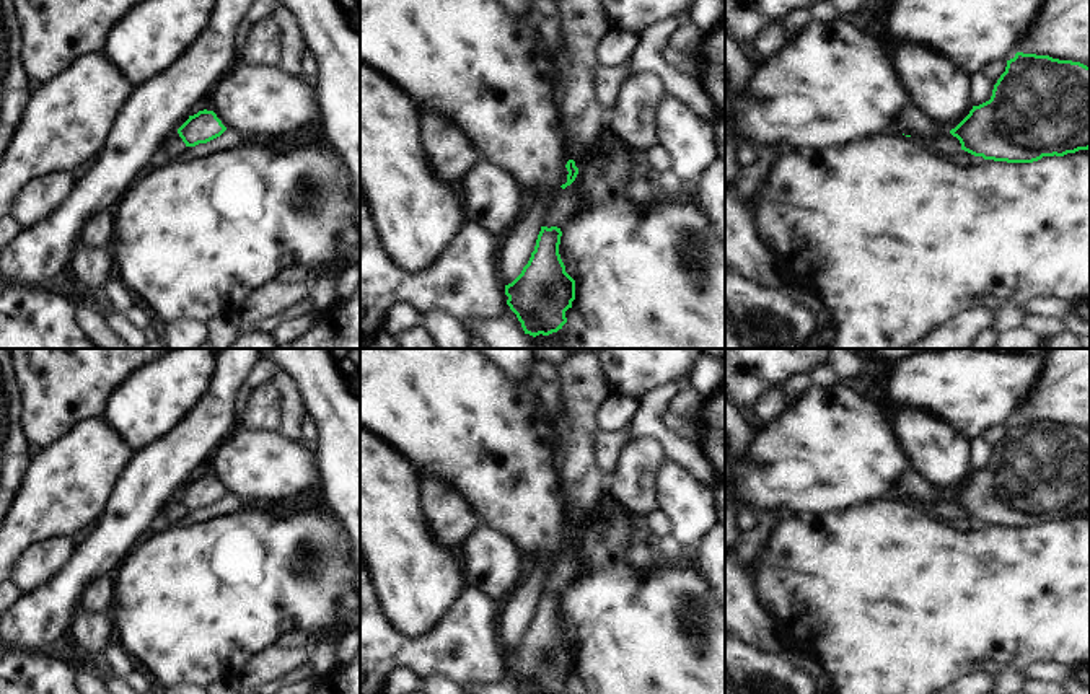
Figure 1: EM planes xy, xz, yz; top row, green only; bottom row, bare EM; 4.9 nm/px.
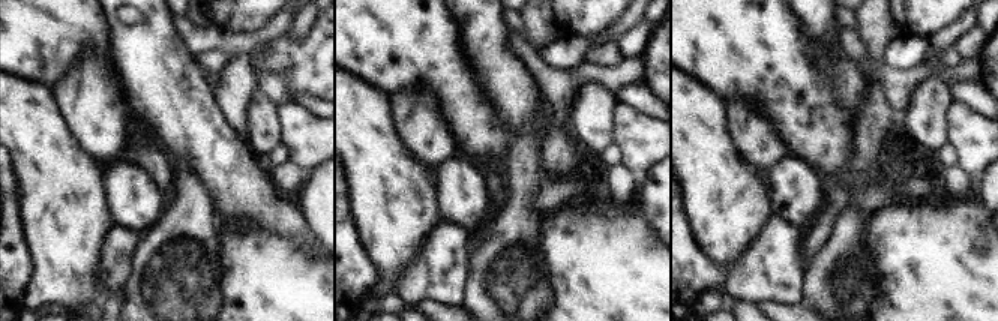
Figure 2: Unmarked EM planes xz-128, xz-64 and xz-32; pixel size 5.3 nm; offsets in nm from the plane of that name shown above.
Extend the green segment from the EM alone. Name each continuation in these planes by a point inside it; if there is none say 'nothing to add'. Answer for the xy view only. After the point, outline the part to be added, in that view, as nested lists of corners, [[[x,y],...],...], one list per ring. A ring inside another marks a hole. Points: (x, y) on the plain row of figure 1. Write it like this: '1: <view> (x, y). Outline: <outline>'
nothing to add

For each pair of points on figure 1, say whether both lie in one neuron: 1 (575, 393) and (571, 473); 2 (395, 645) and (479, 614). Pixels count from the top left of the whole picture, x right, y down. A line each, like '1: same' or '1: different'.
1: same
2: same

